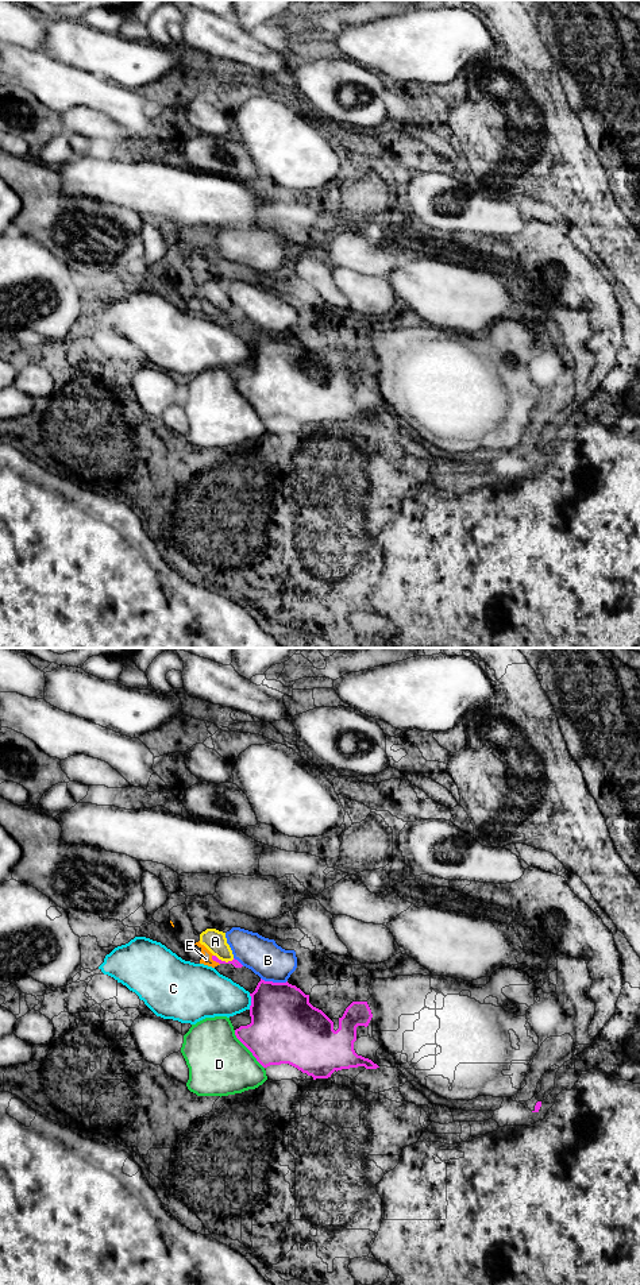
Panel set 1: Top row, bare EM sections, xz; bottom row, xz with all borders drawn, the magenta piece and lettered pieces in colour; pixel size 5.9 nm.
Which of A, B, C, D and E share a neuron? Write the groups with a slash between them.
A / B / C / D / E

